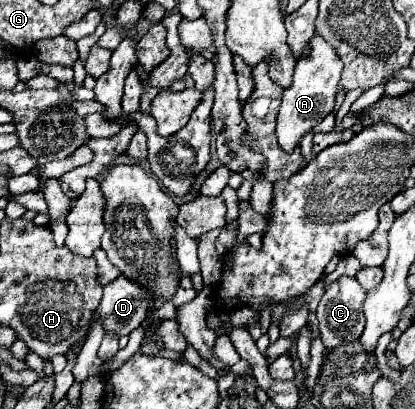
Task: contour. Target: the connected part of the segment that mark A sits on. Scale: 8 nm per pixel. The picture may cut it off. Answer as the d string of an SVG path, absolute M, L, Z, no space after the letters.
M314 35L310 39L310 53L296 61L292 85L288 89L284 89L284 95L282 95L276 137L284 151L294 149L294 145L298 145L300 137L304 133L308 133L312 127L316 127L334 109L334 95L338 91L338 81L340 81L342 69L344 69L344 63L338 59L336 49L324 37Z

